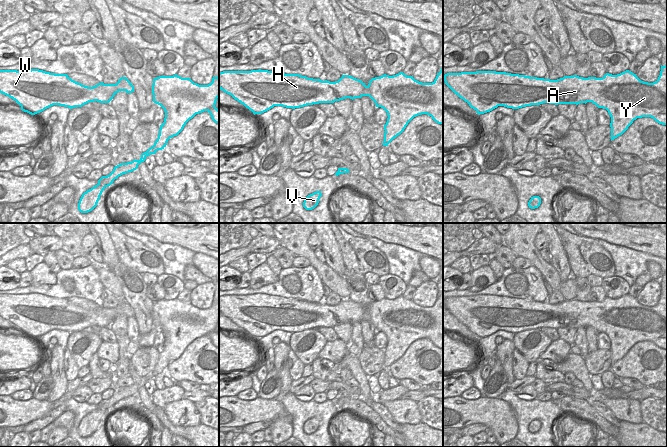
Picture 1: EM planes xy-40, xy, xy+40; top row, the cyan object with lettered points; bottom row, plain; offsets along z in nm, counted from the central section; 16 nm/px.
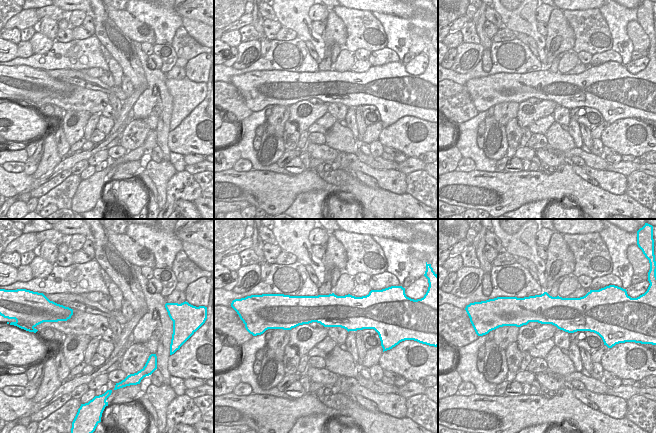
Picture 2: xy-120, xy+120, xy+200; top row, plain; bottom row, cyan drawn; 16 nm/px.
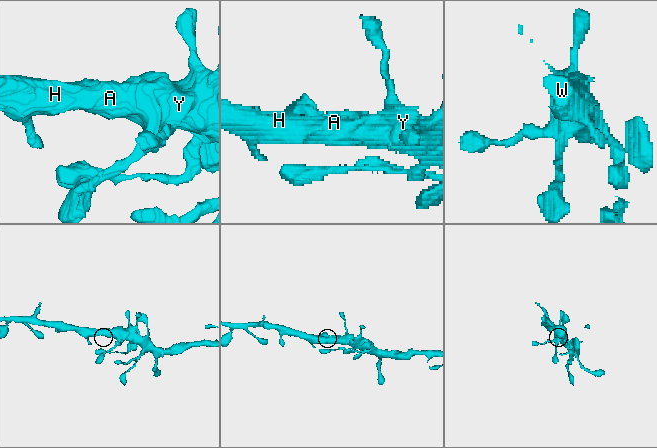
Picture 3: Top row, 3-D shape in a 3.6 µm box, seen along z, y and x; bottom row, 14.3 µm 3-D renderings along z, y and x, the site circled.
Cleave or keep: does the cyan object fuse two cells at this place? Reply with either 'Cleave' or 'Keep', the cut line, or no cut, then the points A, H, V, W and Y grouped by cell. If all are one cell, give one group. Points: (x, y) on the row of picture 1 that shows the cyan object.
Keep. No split. Groups: A H V W Y.

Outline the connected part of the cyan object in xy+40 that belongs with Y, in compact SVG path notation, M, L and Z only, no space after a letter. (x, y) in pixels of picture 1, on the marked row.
M661 65L660 75L653 83L641 81L629 70L617 75L606 73L602 78L573 75L550 80L506 72L476 71L447 73L443 79L478 115L498 106L519 109L543 103L578 105L592 102L598 108L606 109L611 117L611 141L622 135L637 118L651 117L659 124L667 125L667 65Z

